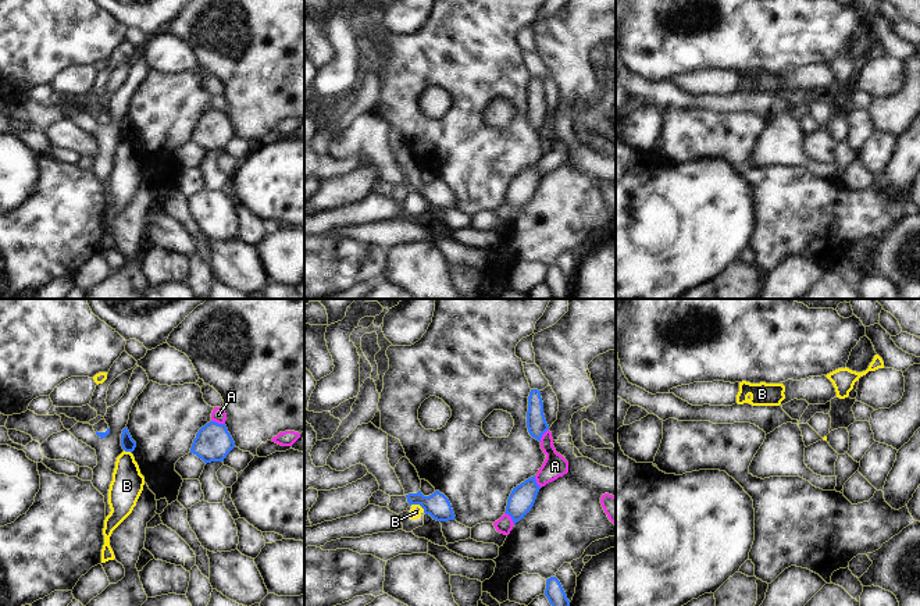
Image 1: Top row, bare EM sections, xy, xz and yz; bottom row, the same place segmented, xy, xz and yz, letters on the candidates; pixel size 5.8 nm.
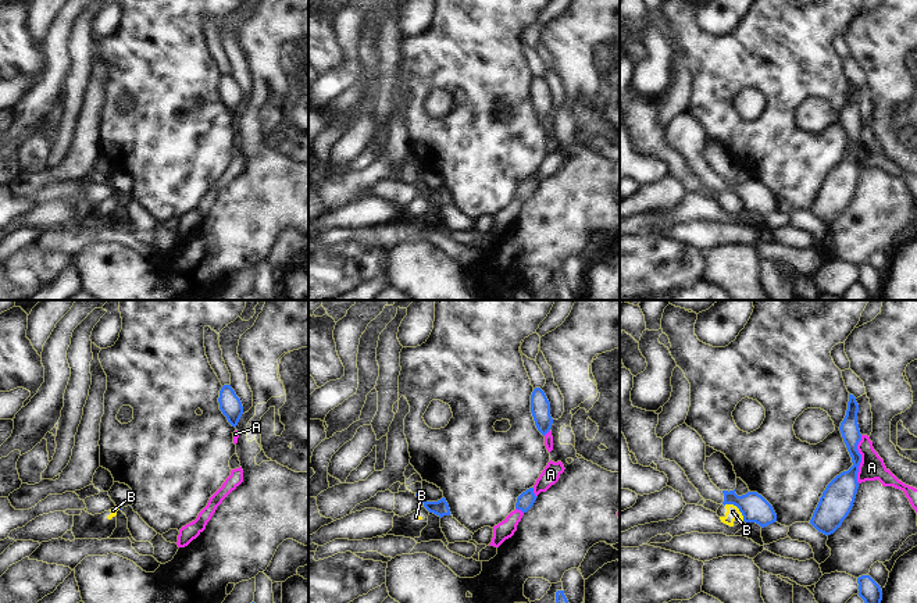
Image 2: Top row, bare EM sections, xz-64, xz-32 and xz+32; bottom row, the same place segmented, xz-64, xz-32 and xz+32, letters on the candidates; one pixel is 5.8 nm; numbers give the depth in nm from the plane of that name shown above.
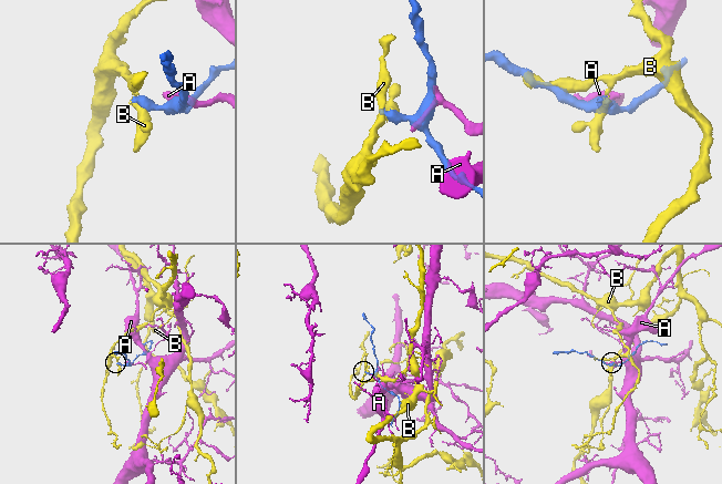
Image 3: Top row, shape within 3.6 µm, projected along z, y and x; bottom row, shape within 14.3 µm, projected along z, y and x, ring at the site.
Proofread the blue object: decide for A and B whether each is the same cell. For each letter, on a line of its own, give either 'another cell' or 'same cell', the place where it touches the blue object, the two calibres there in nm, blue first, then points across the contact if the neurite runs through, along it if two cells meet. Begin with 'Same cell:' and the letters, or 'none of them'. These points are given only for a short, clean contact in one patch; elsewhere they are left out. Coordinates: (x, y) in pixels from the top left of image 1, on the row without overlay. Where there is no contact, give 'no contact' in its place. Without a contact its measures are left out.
Same cell: none of them
A: another cell; meets blue in xy at (217, 111); 220 nm thick on the blue side, 80 nm on the other
B: another cell; meets blue in xz at (419, 192); 140 nm thick on the blue side, 70 nm on the other; border along xz (410, 193), (419, 193), (424, 200)

